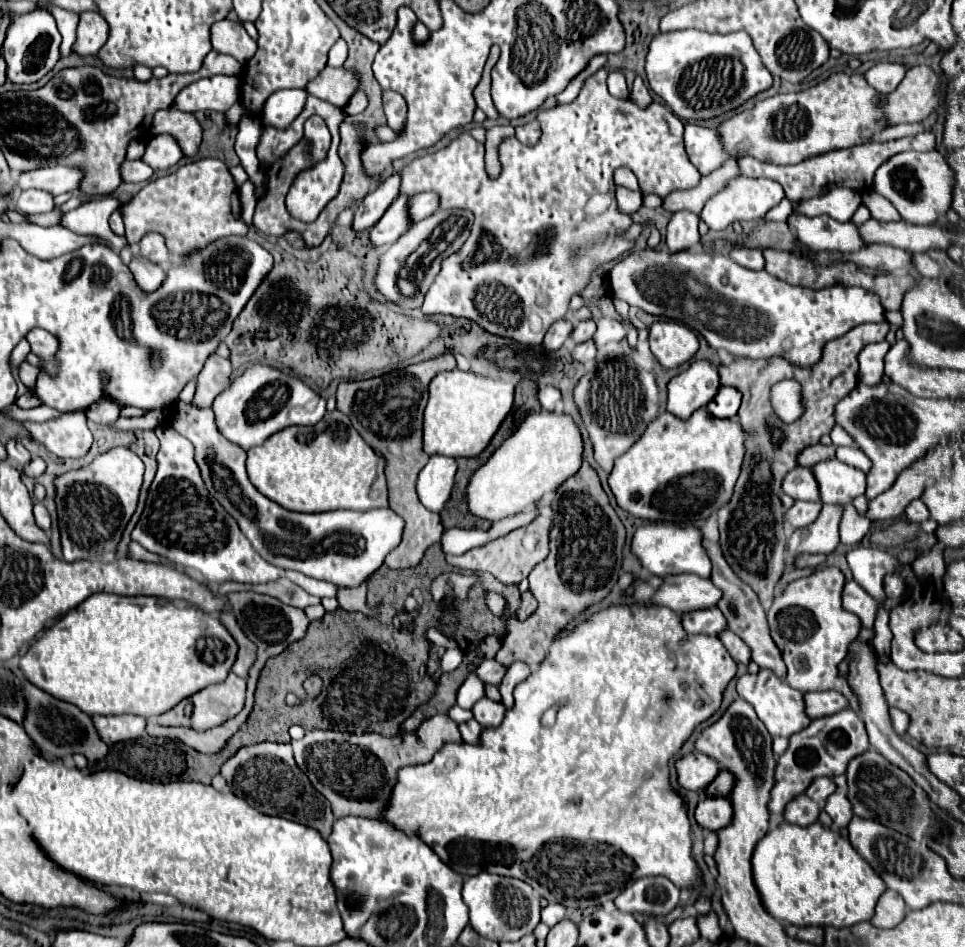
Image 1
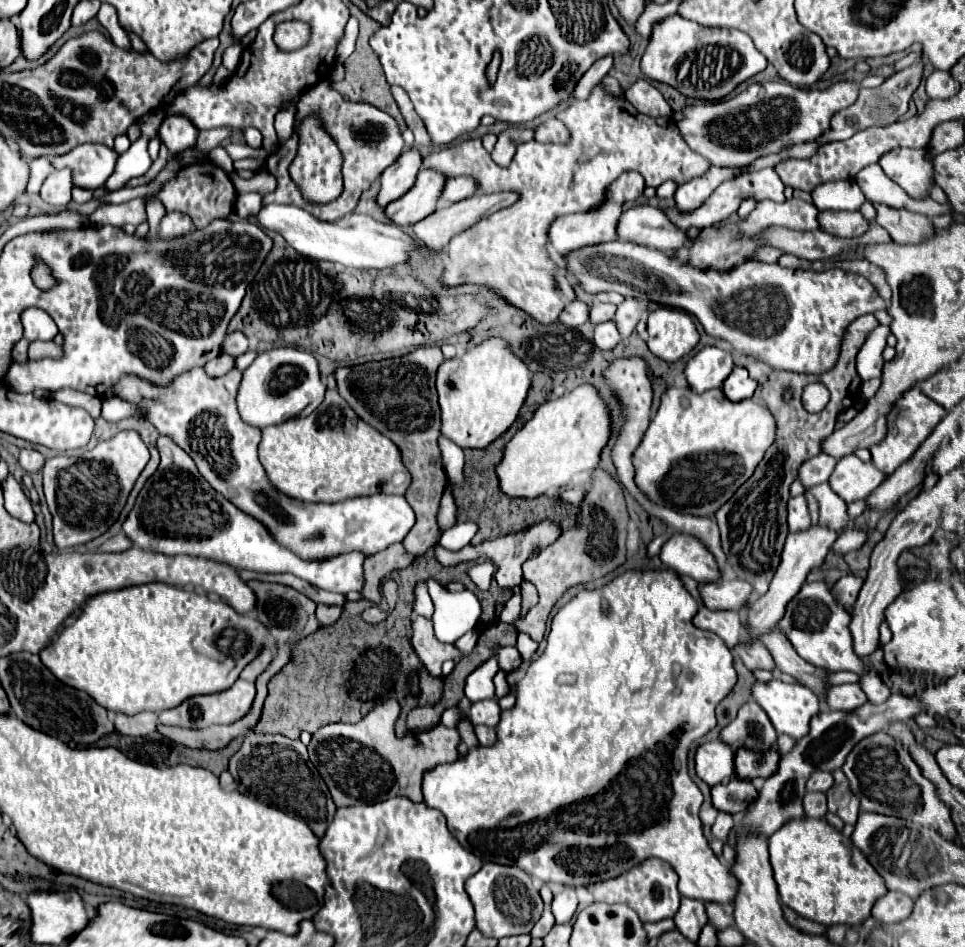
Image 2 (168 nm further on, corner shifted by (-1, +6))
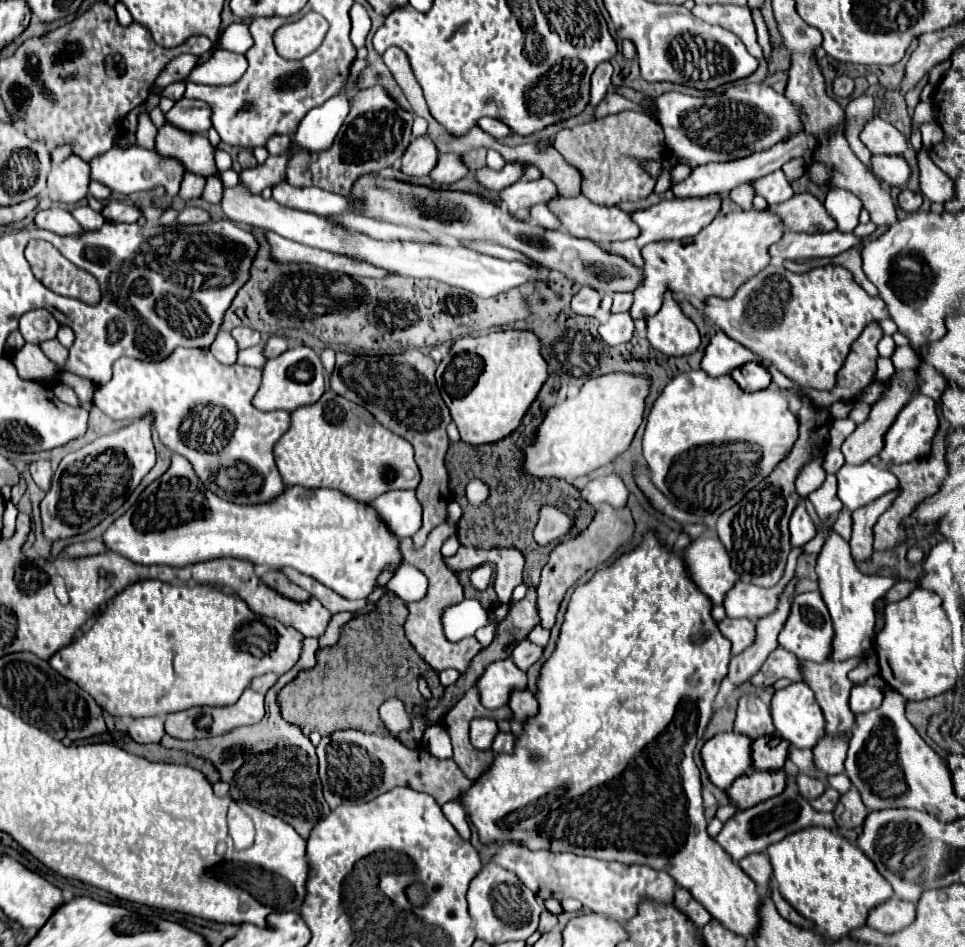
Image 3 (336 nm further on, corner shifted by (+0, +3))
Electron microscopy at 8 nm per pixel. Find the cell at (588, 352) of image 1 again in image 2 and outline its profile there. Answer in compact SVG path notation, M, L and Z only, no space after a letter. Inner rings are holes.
M609 320L609 322L603 322L603 324L597 324L595 326L595 346L601 348L601 350L611 350L619 344L621 336L619 336L619 330L615 328L615 322Z

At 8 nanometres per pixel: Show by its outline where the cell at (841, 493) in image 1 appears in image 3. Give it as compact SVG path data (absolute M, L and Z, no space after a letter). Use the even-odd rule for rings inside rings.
M872 463L862 465L844 465L836 473L838 477L838 499L848 511L864 507L878 499L880 495L898 489L898 479Z

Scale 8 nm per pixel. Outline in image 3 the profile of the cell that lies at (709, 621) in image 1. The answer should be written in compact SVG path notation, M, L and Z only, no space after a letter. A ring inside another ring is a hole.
M722 619L718 621L718 629L720 633L732 643L732 655L738 655L740 651L744 651L754 637L754 625L748 619Z

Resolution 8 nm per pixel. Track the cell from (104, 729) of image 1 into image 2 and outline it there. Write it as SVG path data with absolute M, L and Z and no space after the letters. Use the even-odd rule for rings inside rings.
M139 712L135 716L117 714L115 728L127 736L147 736L157 728L157 714L155 712Z

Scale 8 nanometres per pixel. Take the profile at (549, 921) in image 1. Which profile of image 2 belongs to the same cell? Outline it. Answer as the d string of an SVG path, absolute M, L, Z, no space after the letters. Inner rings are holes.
M565 886L561 890L557 890L555 898L553 898L553 914L555 914L555 922L569 922L577 910L577 894L575 888Z

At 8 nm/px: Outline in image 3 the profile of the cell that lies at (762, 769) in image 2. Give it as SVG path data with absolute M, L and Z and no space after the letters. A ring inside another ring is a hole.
M760 737L752 741L752 765L758 771L776 771L784 767L788 757L788 743L780 737L774 737L774 747L770 745L772 737Z

